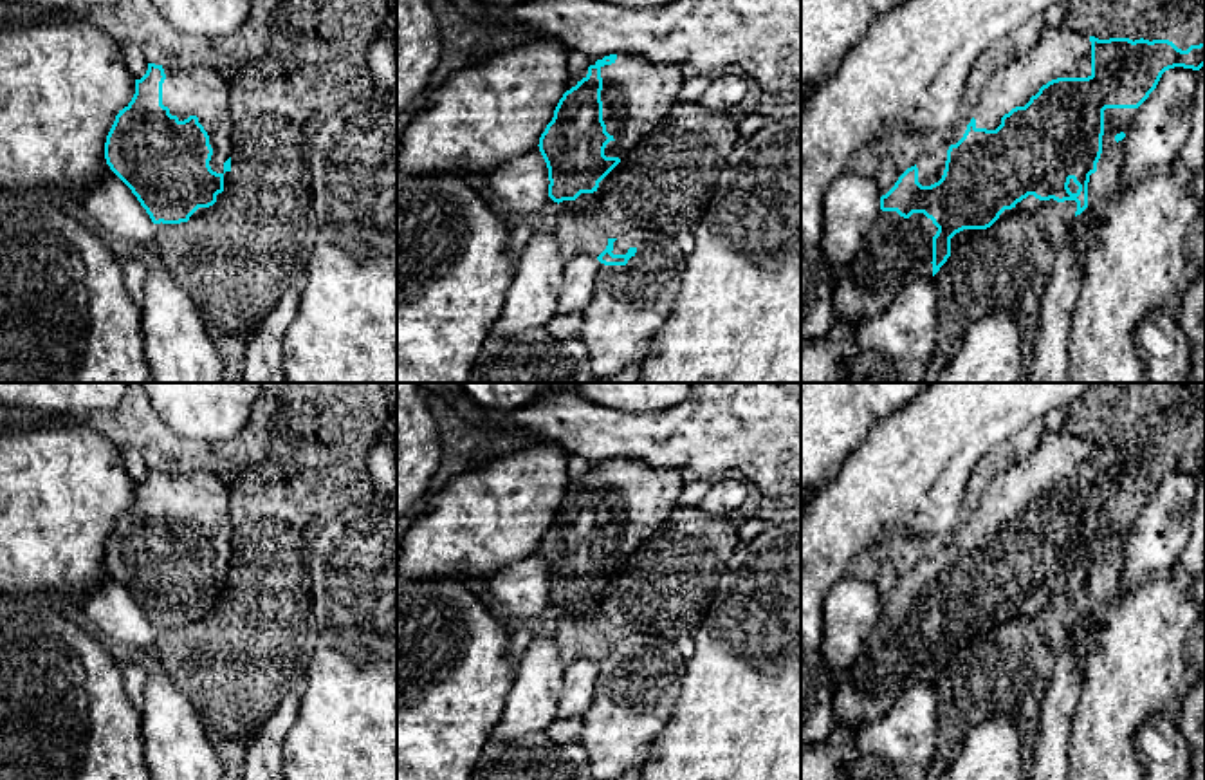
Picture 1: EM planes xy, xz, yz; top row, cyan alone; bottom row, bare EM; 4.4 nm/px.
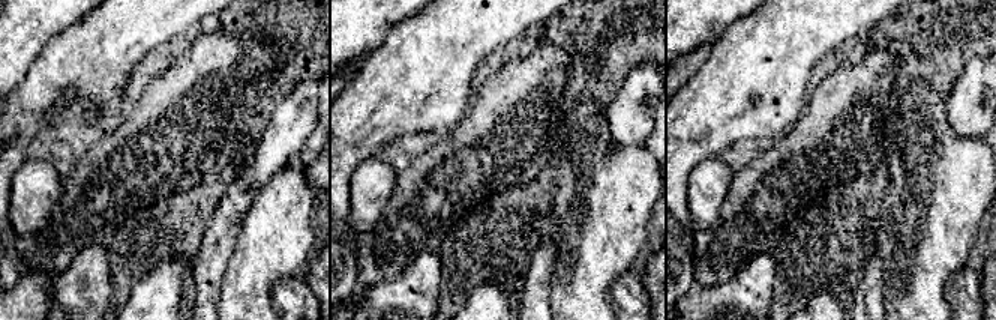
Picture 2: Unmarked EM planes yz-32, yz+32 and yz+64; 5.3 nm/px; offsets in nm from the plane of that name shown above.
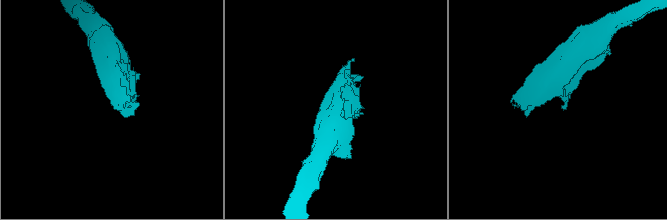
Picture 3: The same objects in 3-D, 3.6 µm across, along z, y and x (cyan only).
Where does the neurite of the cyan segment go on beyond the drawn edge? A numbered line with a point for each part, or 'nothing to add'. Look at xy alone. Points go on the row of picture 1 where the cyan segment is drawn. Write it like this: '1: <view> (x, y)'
1: xy (201, 91)

